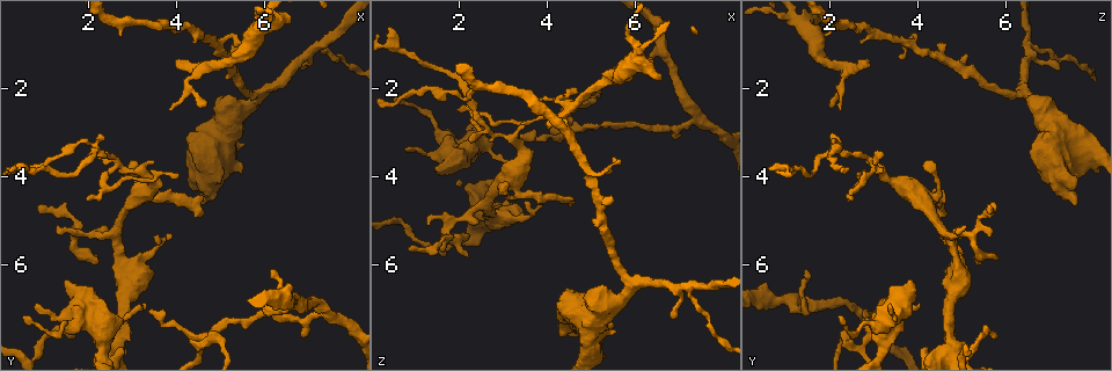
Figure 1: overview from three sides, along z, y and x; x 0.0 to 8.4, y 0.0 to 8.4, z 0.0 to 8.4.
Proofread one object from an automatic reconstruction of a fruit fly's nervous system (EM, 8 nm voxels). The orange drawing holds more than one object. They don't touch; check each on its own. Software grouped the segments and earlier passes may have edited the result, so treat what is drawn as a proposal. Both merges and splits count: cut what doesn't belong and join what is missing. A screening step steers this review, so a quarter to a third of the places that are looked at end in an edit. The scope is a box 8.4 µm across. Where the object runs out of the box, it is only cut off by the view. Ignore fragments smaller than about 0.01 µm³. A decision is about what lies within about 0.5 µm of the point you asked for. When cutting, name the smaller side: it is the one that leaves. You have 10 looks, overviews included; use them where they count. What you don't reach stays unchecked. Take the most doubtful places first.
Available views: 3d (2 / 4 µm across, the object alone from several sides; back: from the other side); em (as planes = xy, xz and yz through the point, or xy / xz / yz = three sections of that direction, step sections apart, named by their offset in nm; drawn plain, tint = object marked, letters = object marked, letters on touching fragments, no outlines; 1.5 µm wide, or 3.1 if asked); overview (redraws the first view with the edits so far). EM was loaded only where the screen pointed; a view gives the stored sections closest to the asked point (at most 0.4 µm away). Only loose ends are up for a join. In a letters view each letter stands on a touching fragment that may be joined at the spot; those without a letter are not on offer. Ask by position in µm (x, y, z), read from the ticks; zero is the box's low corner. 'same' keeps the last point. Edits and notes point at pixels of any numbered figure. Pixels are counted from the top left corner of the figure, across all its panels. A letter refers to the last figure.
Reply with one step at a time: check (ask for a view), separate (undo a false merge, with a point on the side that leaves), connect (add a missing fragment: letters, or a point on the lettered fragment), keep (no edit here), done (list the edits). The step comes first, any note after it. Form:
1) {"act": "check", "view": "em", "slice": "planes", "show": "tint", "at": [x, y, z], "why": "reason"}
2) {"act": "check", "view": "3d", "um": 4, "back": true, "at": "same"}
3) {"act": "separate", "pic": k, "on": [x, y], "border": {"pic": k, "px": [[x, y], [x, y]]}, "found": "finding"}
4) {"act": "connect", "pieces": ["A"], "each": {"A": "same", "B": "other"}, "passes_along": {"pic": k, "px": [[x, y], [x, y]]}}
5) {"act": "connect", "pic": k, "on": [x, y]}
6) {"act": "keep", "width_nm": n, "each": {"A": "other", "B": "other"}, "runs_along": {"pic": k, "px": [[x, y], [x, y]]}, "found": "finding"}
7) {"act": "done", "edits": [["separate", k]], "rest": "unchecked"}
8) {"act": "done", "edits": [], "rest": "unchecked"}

{"act": "check", "view": "em", "slice": "yz", "step": 4, "show": "letters", "at": [4.00, 1.35, 2.90], "why": "branch stops here"}

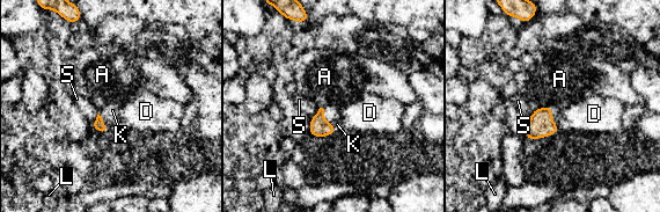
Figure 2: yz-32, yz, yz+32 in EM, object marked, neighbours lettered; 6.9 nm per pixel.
{"act": "connect", "pieces": ["K"], "each": {"A": "other", "D": "other", "K": "same", "L": "other", "S": "other"}, "found": "it goes on there"}

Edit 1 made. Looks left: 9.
{"act": "check", "view": "overview"}

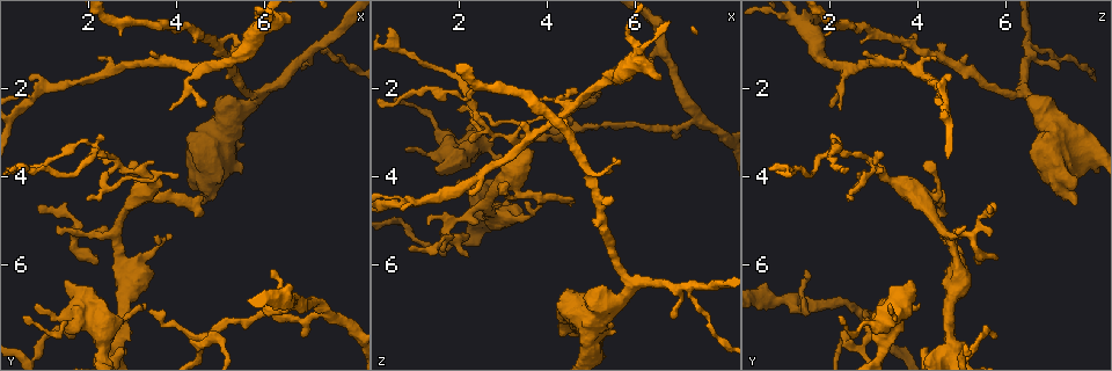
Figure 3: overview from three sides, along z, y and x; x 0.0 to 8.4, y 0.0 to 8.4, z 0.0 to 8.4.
{"act": "check", "view": "em", "slice": "yz", "step": 8, "show": "letters", "at": [1.55, 6.40, 3.85]}

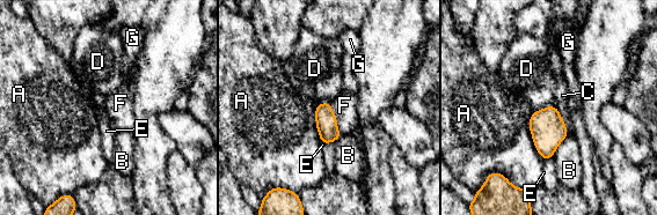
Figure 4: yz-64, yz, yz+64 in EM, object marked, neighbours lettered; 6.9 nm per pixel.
{"act": "check", "view": "em", "slice": "planes", "show": "letters", "at": "same"}

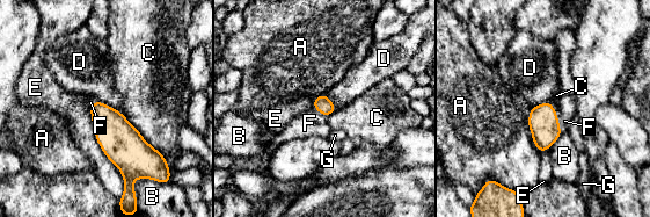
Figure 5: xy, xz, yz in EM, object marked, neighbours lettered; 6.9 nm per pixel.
{"act": "connect", "pieces": ["F"], "each": {"A": "other", "B": "other", "C": "other", "D": "other", "E": "other", "F": "same", "G": "other"}, "passes_along": {"pic": 5, "px": [[543, 124], [557, 117], [565, 107]]}, "found": "it goes on there"}

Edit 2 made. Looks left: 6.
{"act": "check", "view": "overview"}

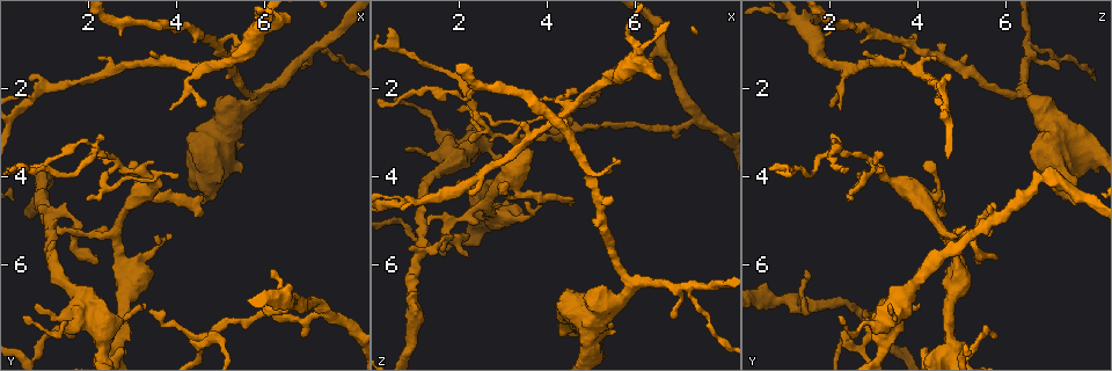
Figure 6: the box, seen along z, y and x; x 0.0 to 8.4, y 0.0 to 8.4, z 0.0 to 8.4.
{"act": "check", "view": "3d", "um": 2, "at": [0.55, 2.35, 4.65]}

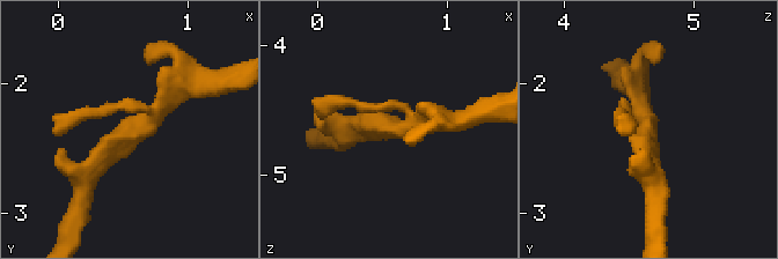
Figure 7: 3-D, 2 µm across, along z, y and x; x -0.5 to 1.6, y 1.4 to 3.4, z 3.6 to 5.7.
{"act": "check", "view": "em", "slice": "planes", "show": "letters", "at": [0.54, 2.38, 4.62], "why": "now the EM"}

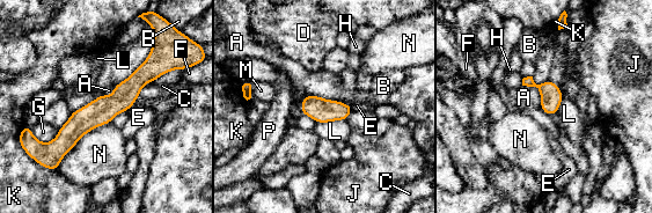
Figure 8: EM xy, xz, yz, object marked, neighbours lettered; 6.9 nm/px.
{"act": "keep", "each": {"A": "other", "B": "other", "C": "other", "D": "other", "E": "other", "F": "other", "G": "other", "H": "other", "J": "other", "K": "other", "L": "other", "M": "other", "N": "other", "P": "other"}, "border": {"pic": 8, "px": [[522, 85], [539, 90], [541, 107]]}, "found": "all the same neuron"}

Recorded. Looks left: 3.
{"act": "check", "view": "3d", "um": 4, "at": [0.55, 7.20, 2.20], "why": "thin end"}

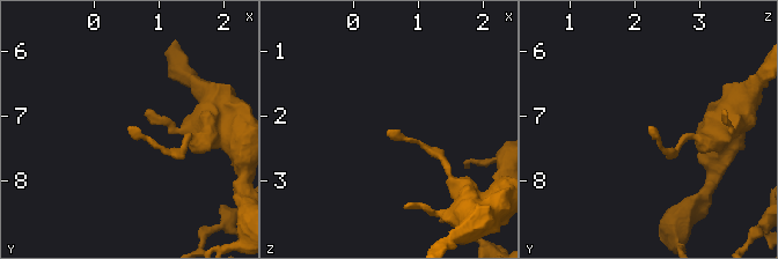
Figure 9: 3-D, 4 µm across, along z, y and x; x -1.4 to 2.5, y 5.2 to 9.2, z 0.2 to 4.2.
{"act": "check", "view": "em", "slice": "planes", "show": "letters", "at": [0.55, 7.15, 2.20], "why": "need the tissue"}

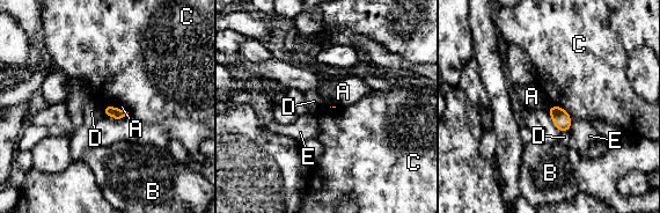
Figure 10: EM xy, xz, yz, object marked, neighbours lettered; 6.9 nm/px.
{"act": "keep", "each": {"A": "other", "B": "other", "C": "other", "D": "other", "E": "other"}, "border": {"pic": 10, "px": [[570, 131], [560, 132]]}, "found": "none of them fits"}

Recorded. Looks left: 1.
{"act": "done", "edits": [["connect", 2], ["connect", 5]], "rest": "unchecked"}

